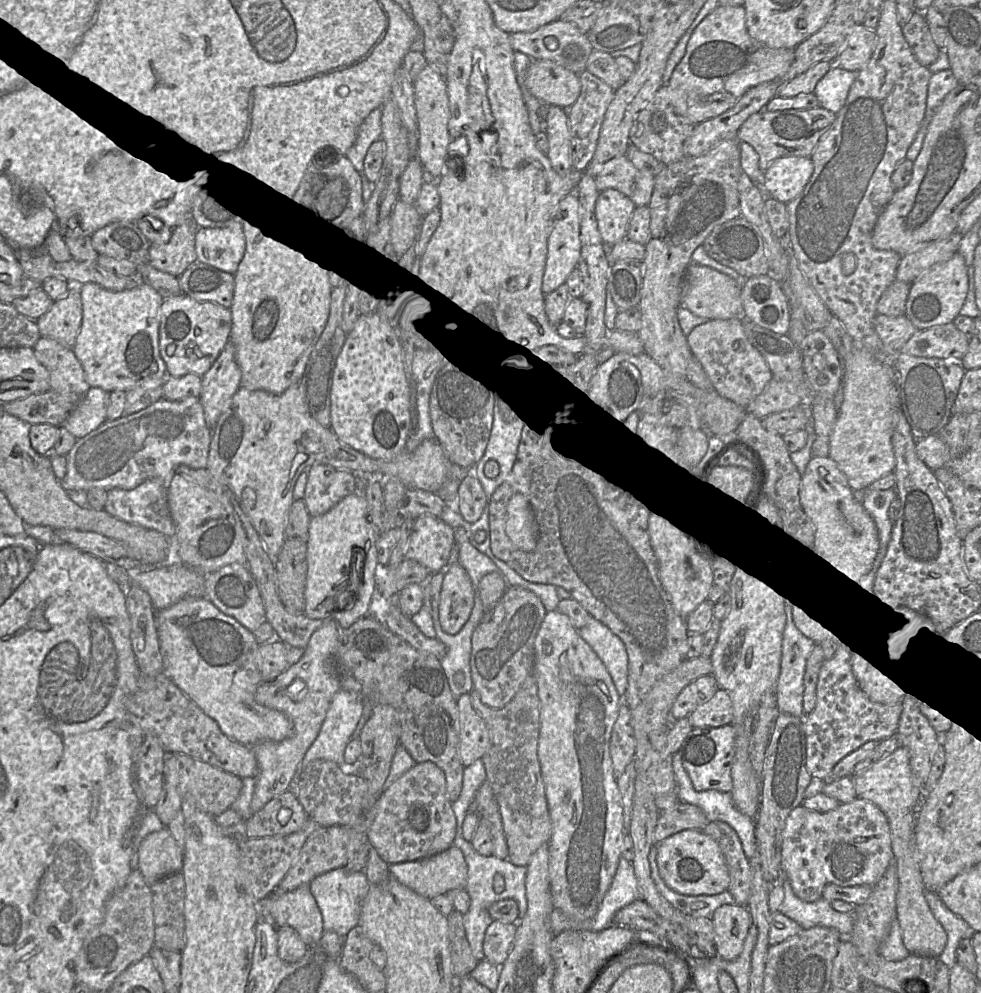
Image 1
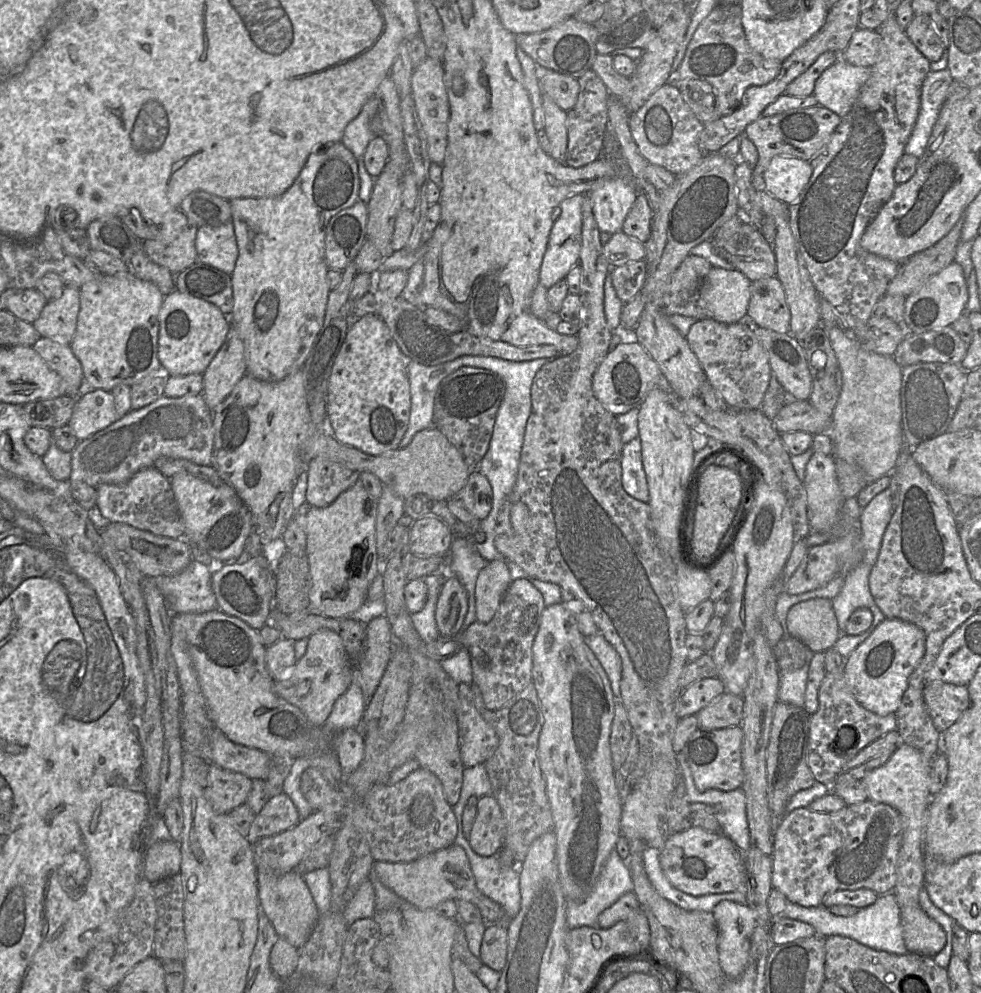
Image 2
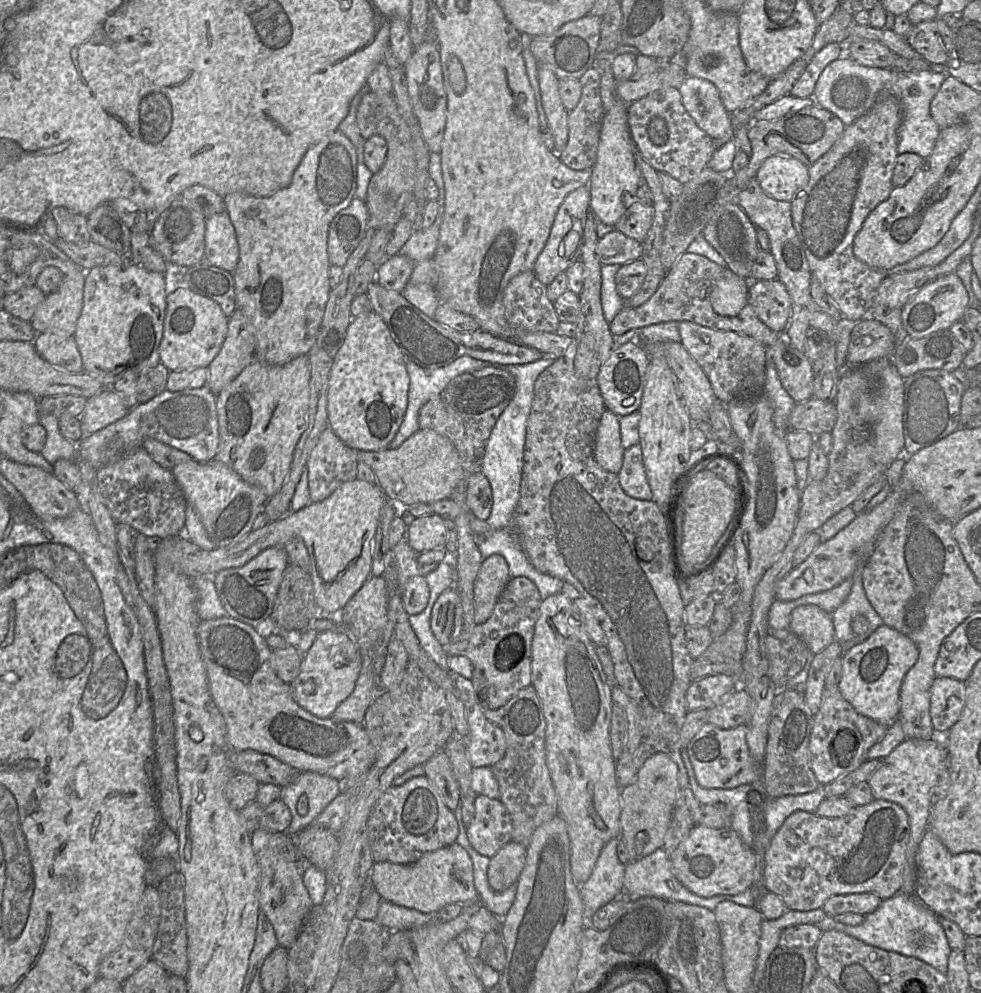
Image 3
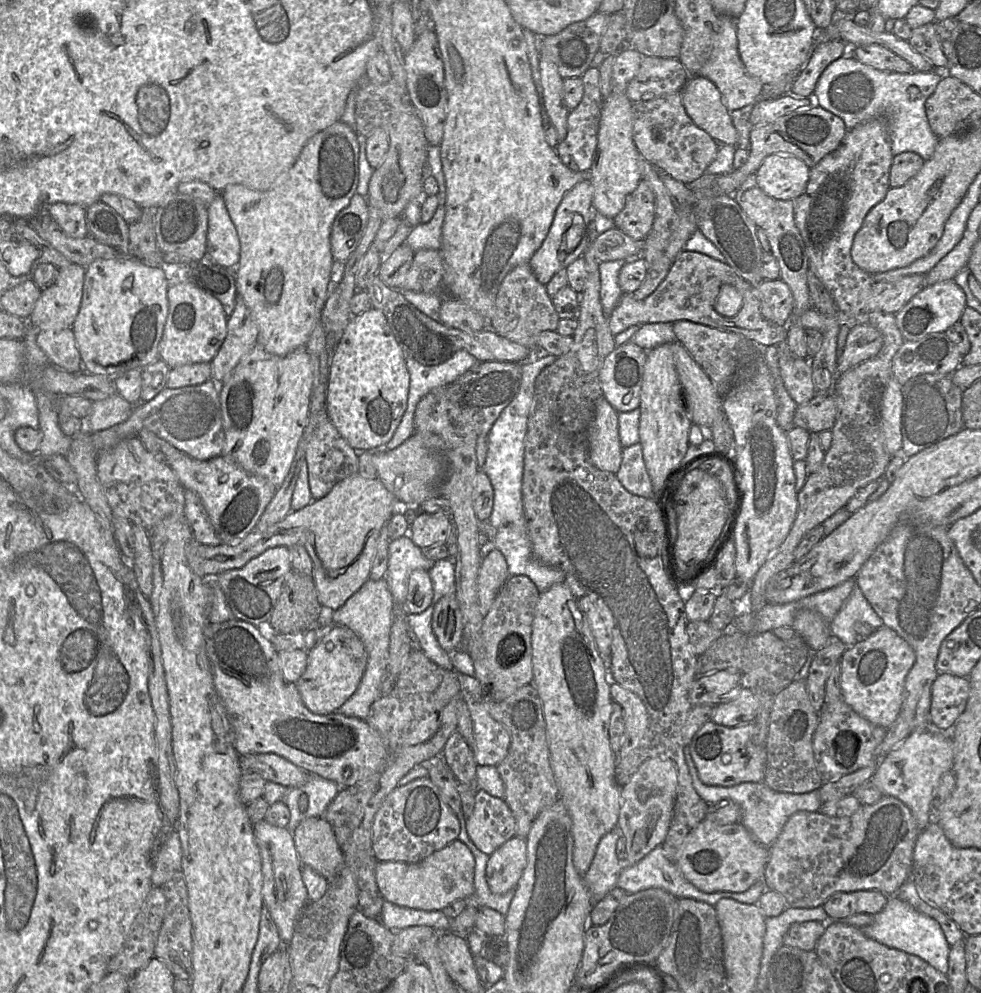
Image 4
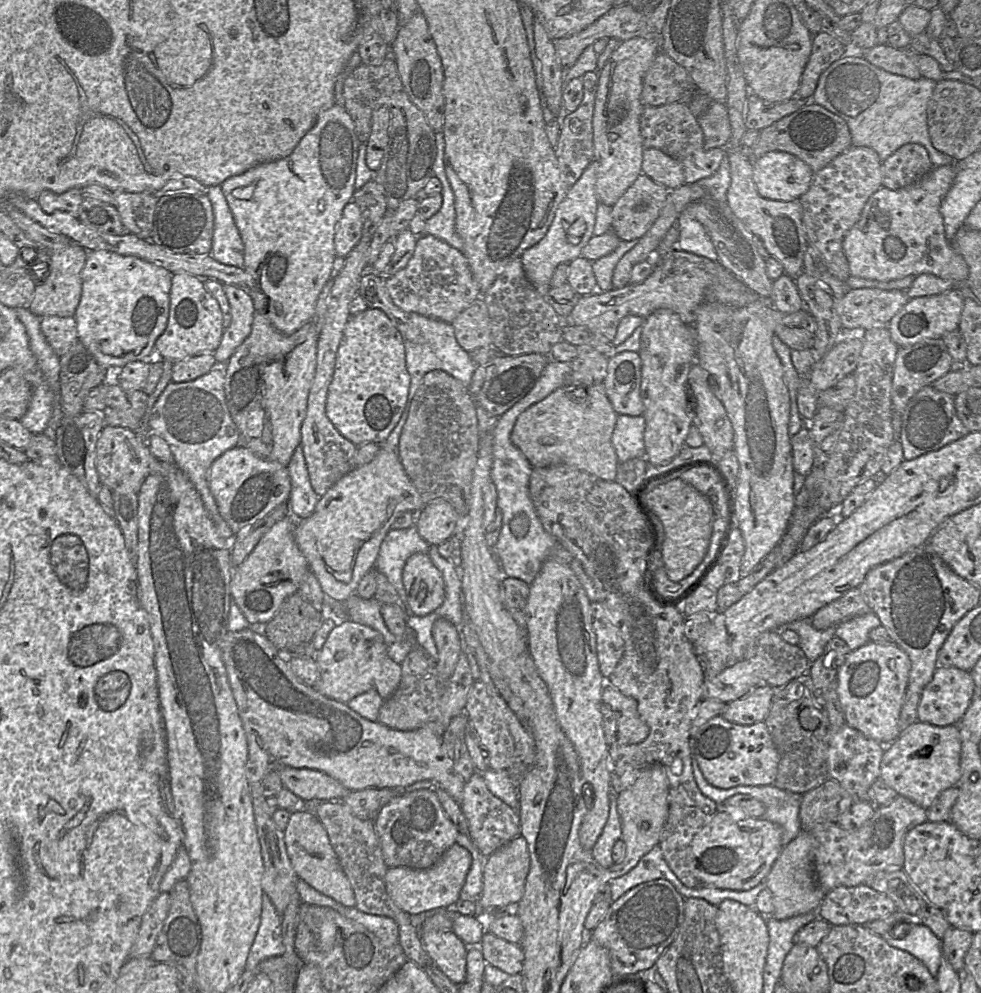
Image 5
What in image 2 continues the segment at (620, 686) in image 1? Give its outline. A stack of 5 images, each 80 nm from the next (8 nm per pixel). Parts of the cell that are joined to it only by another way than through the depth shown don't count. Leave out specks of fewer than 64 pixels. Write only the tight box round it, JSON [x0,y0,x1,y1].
[586,633,622,698]

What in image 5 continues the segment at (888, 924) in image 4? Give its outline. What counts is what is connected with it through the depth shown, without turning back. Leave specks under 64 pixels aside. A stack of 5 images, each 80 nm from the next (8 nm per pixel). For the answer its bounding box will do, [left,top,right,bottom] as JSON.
[882,925,943,977]

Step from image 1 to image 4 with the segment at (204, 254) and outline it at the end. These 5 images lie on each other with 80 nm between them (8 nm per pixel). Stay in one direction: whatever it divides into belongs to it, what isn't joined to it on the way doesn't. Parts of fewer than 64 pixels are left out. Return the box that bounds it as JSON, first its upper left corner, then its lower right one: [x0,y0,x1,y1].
[207,192,241,269]

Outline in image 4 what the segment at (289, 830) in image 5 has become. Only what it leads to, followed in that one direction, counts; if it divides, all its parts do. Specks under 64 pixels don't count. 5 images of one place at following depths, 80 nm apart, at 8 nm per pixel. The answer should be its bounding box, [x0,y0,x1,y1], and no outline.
[292,817,345,883]

